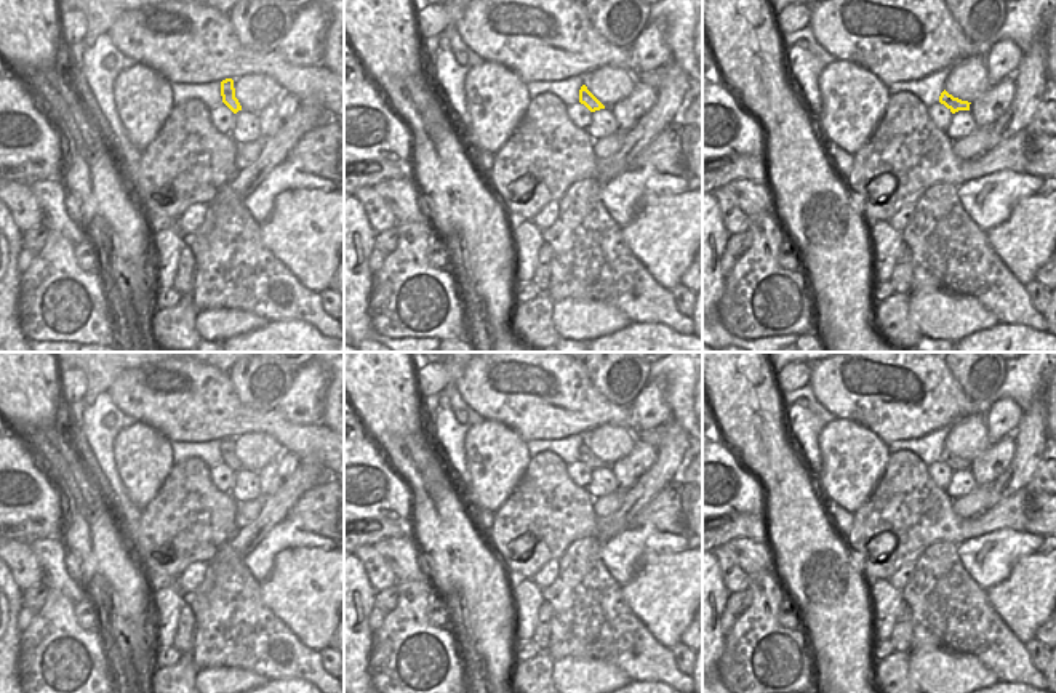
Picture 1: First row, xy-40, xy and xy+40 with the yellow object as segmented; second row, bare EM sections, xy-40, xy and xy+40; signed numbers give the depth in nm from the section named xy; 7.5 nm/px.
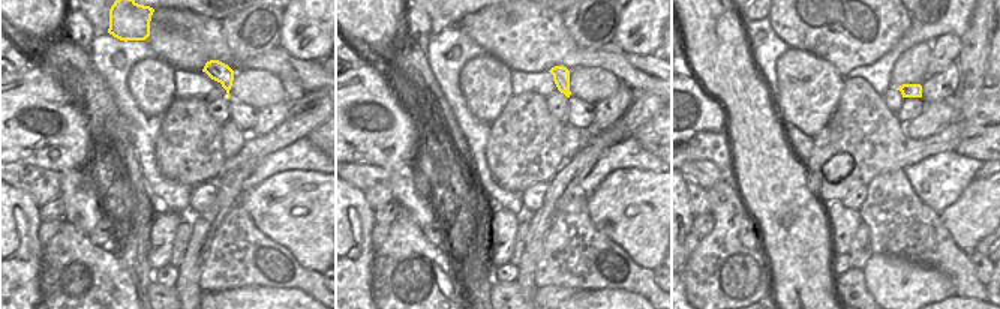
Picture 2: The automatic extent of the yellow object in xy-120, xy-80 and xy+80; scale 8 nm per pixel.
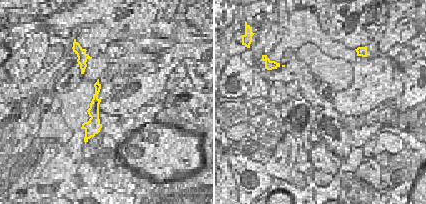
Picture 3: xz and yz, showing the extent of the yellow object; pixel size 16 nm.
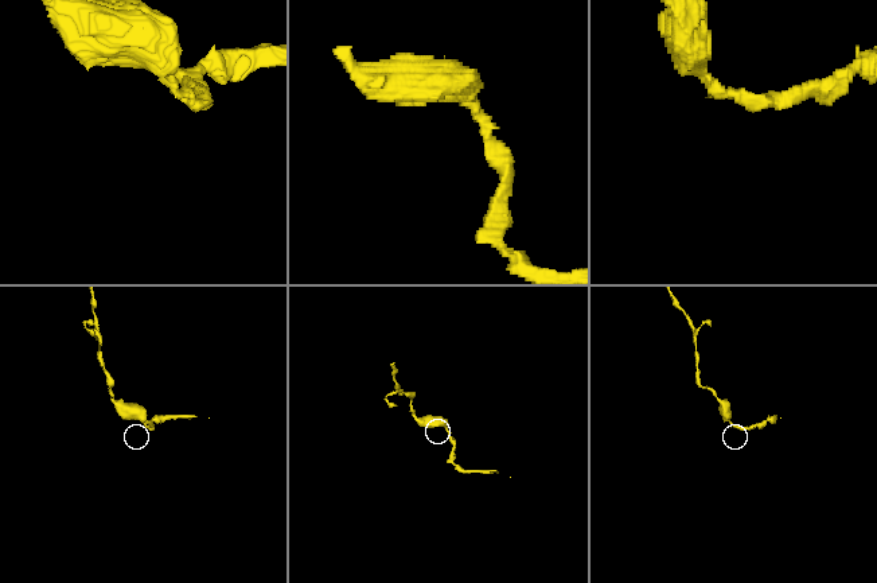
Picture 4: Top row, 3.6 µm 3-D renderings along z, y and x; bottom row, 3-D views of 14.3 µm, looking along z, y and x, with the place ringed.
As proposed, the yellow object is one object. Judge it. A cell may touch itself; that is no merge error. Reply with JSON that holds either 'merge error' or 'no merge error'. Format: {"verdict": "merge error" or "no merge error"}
{"verdict": "no merge error"}

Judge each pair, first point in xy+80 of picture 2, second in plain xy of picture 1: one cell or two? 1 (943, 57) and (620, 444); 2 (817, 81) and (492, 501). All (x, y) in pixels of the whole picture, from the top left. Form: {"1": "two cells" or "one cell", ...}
{"1": "two cells", "2": "one cell"}

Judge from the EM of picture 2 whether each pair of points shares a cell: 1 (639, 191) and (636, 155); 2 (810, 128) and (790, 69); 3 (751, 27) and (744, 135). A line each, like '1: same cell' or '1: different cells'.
1: different cells
2: same cell
3: different cells

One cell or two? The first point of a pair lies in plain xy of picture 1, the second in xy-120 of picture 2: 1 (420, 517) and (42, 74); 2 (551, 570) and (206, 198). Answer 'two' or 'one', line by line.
1: two
2: one

